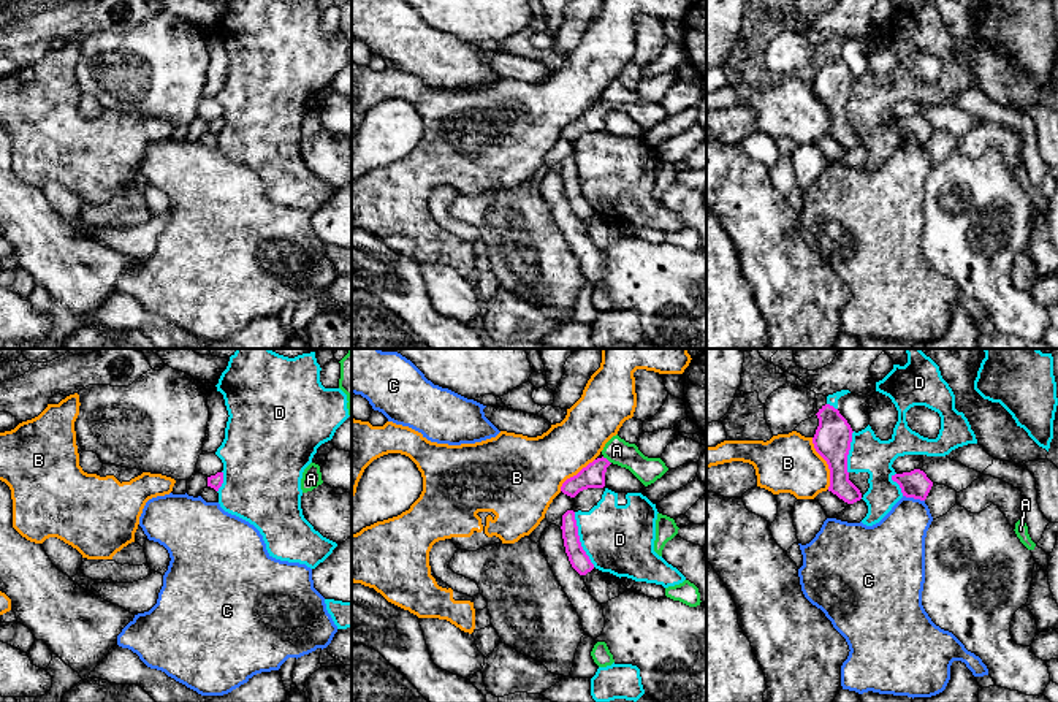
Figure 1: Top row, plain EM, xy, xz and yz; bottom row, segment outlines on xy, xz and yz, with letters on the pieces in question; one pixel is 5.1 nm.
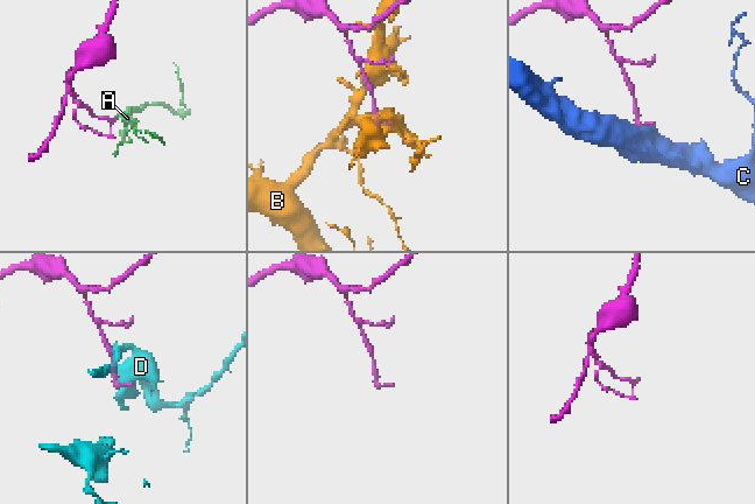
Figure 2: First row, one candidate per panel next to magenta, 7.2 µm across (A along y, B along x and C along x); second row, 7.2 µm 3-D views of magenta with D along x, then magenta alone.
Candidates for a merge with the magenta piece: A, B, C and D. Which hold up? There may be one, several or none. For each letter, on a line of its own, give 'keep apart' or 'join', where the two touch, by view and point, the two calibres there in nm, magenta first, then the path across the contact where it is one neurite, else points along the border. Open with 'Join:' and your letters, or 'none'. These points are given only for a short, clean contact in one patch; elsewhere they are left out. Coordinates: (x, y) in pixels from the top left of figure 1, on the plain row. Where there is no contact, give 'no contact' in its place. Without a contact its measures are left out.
Join: A
A: join; meets magenta in xz at (607, 105); 120 nm thick on the magenta side, 140 nm on the other; runs through xz (593, 121), (607, 105), (616, 95)
B: keep apart; meets magenta in yz at (827, 108); 190 nm thick on the magenta side, 300 nm on the other
C: keep apart; meets magenta in yz at (914, 143); 140 nm thick on the magenta side, 280 nm on the other; border along yz (903, 140), (924, 146)
D: keep apart; meets magenta in xz at (578, 184); 100 nm thick on the magenta side, 360 nm on the other

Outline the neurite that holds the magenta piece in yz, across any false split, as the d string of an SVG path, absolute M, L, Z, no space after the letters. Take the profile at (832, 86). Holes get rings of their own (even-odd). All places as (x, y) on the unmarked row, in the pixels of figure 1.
M830 49L822 51L816 60L819 71L813 89L830 114L828 136L844 147L854 149L862 144L860 135L849 125L847 117L847 100L854 76L839 55Z

